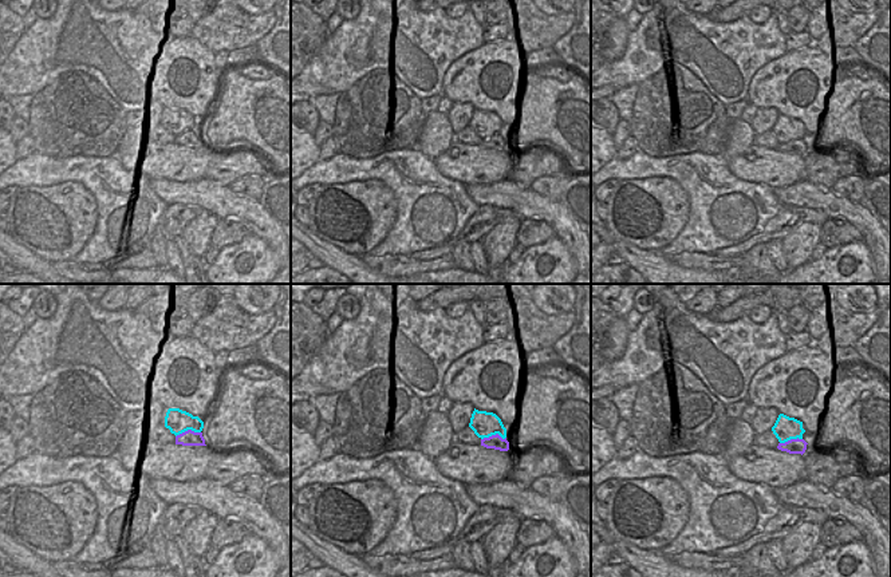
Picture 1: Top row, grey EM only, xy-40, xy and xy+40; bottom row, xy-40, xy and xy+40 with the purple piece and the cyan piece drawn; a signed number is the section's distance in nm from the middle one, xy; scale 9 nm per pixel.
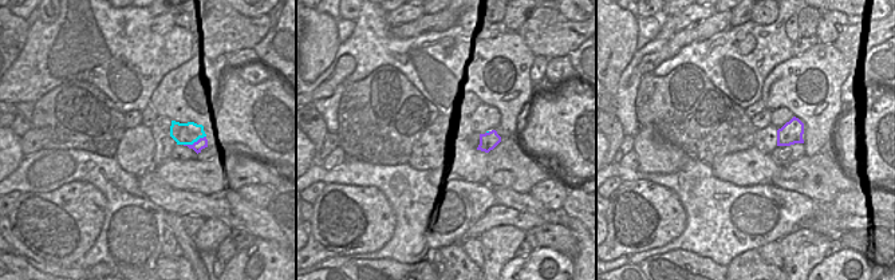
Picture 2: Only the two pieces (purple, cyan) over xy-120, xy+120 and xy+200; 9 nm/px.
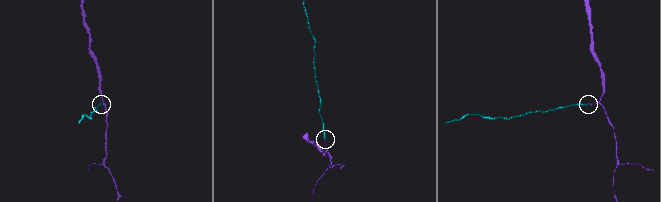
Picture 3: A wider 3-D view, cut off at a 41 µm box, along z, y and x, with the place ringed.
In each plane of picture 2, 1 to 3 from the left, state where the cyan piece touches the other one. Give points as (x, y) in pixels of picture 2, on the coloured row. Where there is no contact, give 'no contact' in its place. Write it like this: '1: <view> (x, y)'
1: xy-120 (194, 142)
2: xy+120 (489, 131)
3: no contact

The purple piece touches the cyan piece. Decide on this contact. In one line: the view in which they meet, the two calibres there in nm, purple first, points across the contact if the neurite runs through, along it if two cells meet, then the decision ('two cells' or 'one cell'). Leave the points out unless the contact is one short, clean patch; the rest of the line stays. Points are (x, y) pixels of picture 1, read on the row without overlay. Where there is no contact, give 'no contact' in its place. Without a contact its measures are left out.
meets purple in xy-40; 140 nm thick on the purple side, 220 nm on the other; runs through xy-40 (189, 138), (188, 130), (177, 121); one cell

